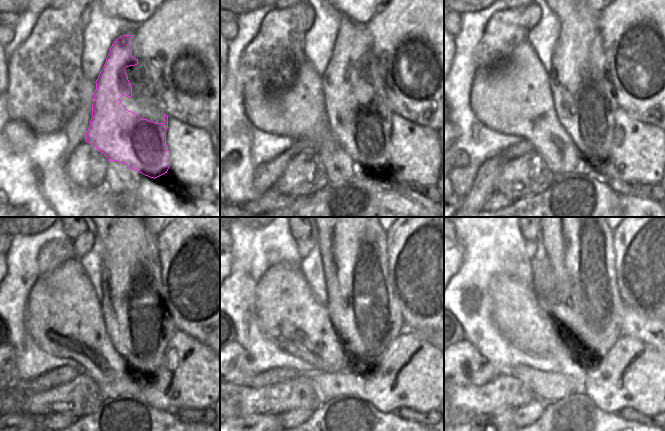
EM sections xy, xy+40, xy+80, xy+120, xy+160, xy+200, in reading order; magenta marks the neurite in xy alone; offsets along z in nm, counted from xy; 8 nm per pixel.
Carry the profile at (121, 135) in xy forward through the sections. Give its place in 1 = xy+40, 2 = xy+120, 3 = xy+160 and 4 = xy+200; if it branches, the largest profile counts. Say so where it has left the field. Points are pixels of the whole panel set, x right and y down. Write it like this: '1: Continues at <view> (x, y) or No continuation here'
1: Continues at xy+40 (367, 142)
2: Continues at xy+120 (129, 253)
3: Continues at xy+160 (352, 242)
4: Continues at xy+200 (579, 244)

